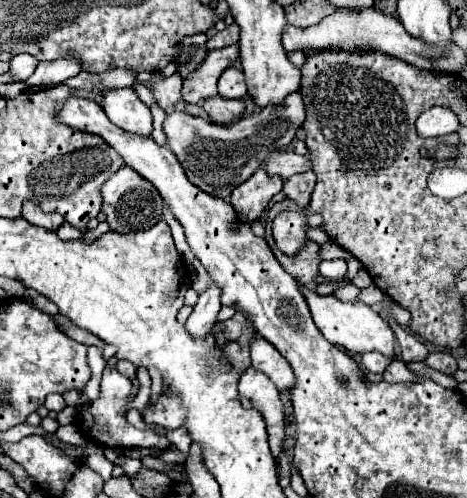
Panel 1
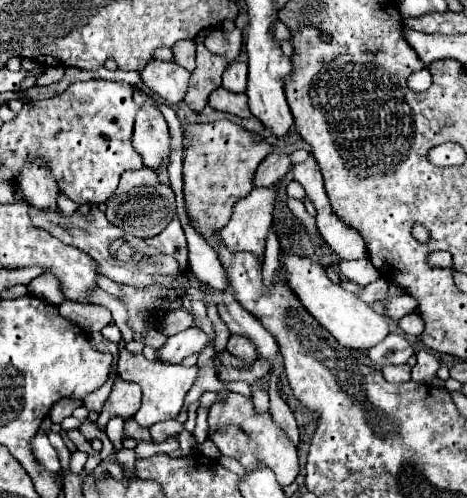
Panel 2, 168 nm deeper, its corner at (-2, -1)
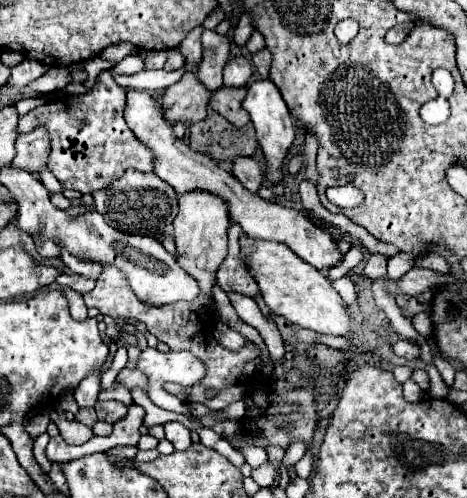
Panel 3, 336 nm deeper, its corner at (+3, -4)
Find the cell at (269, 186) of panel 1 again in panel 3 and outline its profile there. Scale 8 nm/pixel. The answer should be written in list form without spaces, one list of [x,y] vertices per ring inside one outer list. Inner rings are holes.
[[[238,224],[230,226],[230,230],[228,230],[228,256],[218,270],[218,286],[224,292],[236,292],[236,294],[254,298],[258,294],[258,284],[248,274],[248,268],[242,264],[242,256],[240,256],[242,234],[244,232]]]

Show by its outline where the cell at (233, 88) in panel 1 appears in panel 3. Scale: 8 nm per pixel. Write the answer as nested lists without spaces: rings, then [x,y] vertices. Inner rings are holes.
[[[244,56],[232,58],[224,68],[224,84],[226,86],[246,86],[252,76],[252,62]]]

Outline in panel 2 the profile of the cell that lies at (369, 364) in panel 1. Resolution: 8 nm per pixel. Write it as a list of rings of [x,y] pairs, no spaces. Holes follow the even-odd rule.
[[[393,333],[387,335],[379,345],[367,351],[367,359],[375,367],[403,365],[409,361],[411,355],[413,355],[413,347],[409,345],[409,341],[403,335],[393,335]]]

